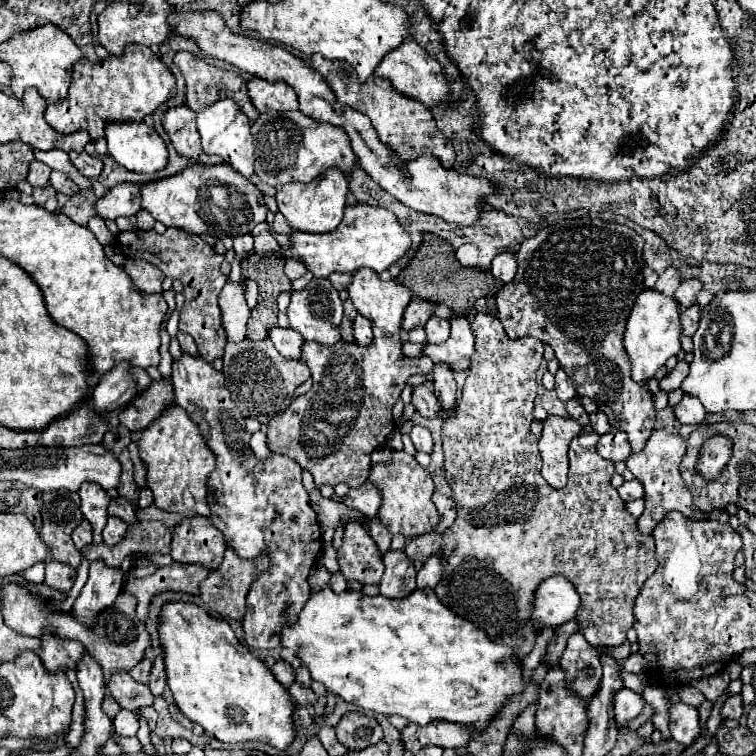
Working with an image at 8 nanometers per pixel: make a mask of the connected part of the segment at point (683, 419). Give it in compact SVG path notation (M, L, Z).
M690 395L682 397L682 401L674 407L674 415L680 421L680 425L700 425L708 417L704 405Z

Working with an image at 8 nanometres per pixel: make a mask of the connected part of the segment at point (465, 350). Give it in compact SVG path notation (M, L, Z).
M466 317L452 319L450 337L440 345L426 345L422 355L430 357L436 365L446 363L452 371L466 371L474 353L474 335Z

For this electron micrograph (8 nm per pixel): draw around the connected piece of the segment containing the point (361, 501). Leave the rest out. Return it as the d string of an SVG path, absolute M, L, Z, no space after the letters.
M364 483L358 489L350 489L350 493L342 499L344 505L362 511L368 519L372 519L380 509L380 489L374 483Z

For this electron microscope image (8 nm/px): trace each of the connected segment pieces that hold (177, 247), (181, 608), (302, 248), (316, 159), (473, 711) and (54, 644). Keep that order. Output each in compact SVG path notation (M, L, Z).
M168 229L164 235L156 231L124 231L118 235L120 249L124 257L140 257L152 265L156 265L166 277L182 281L184 289L184 307L180 309L180 331L194 337L200 357L208 363L224 355L224 327L220 327L220 309L218 309L218 293L226 283L226 277L220 273L220 263L224 255L218 255L208 243L204 243L198 235L184 235L184 231Z
M166 603L158 631L174 701L192 723L204 727L206 735L228 745L264 741L278 751L294 743L296 705L292 695L276 681L266 663L236 639L228 621L210 617L194 603Z
M358 203L356 207L346 207L344 219L336 231L328 235L304 235L292 233L292 259L298 259L306 265L314 277L328 277L330 273L354 273L362 267L370 267L376 273L390 269L398 259L406 255L412 245L410 235L402 229L396 215L384 211L382 207L368 207Z
M280 111L260 113L260 117L252 123L250 133L254 137L256 175L276 189L292 181L310 183L330 167L338 167L350 179L350 173L358 163L358 157L352 151L350 139L342 127L316 121L302 111L286 111L282 115Z
M326 587L310 595L294 627L284 627L282 647L296 649L302 663L310 669L312 679L324 683L330 693L340 695L346 703L382 715L402 715L422 727L432 721L450 721L484 731L504 701L522 693L526 685L516 651L508 645L494 643L474 623L448 611L432 589L416 589L404 599L384 599L382 595L366 597L358 591L336 595Z
M44 629L40 635L40 651L38 657L42 659L48 671L64 671L64 667L76 667L76 661L84 655L84 645L80 641L62 639L56 633Z

